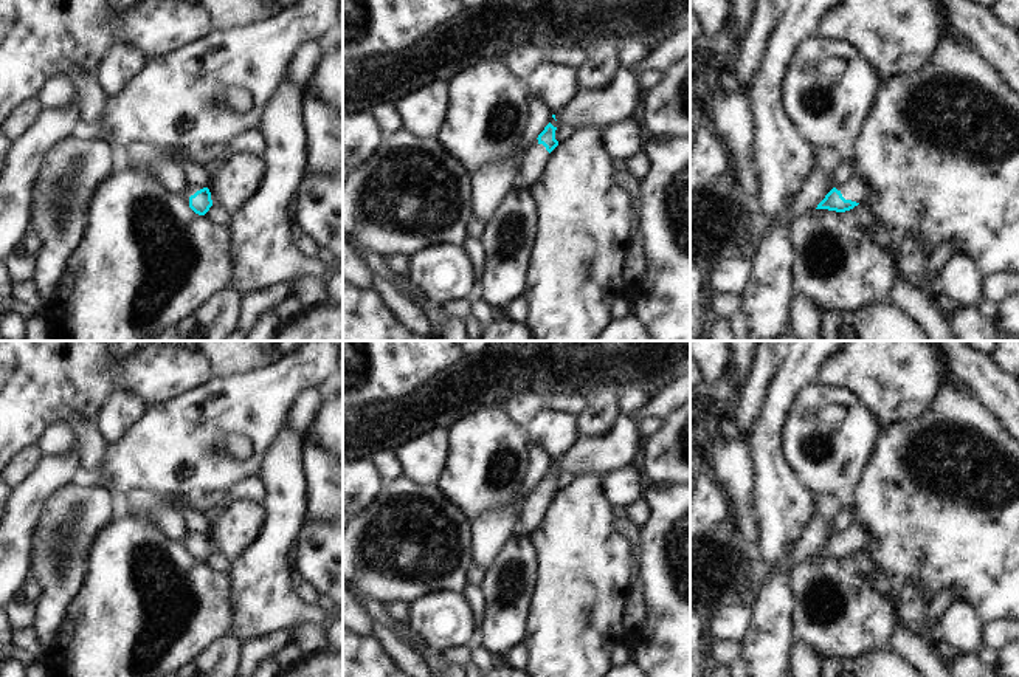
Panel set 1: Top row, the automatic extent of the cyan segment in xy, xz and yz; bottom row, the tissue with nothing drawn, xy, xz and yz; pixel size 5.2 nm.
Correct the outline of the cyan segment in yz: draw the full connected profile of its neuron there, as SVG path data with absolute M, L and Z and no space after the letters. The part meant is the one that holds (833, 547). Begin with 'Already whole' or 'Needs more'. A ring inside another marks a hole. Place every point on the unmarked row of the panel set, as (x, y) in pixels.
Needs more. M853 524L841 538L833 534L816 556L845 559L870 544L870 536L861 524Z

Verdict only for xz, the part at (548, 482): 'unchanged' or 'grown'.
grown

